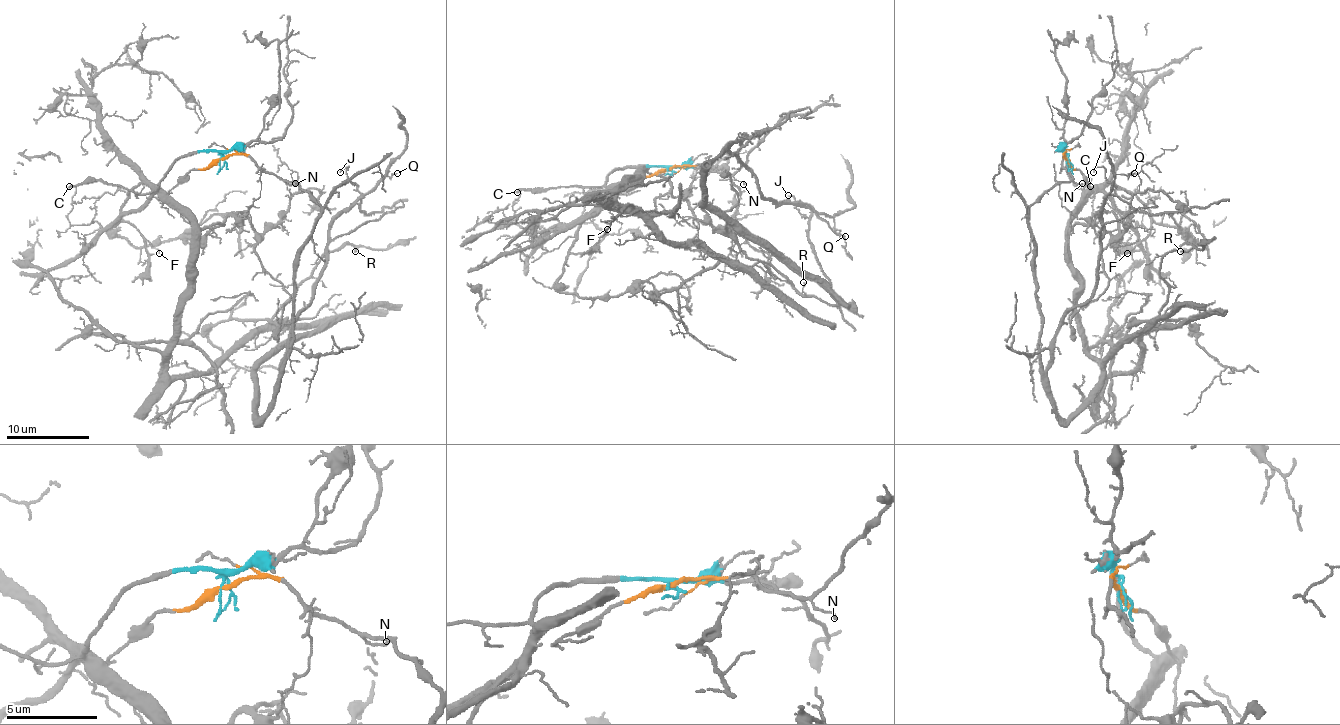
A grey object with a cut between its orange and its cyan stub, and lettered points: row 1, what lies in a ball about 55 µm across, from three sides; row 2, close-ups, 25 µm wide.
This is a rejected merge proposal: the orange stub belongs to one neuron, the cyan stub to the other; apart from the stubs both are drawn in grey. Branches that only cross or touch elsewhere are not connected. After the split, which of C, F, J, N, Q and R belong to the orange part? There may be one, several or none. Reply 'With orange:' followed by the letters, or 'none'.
With orange: J, N, Q

